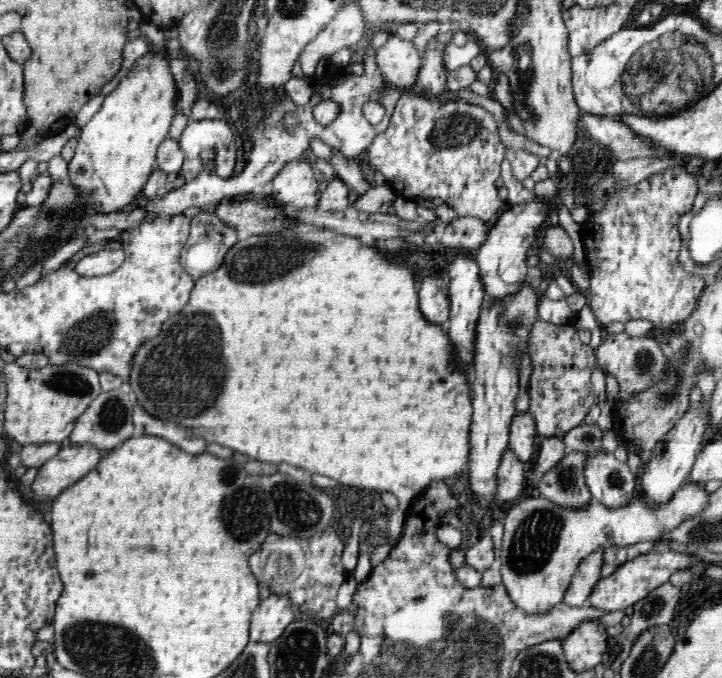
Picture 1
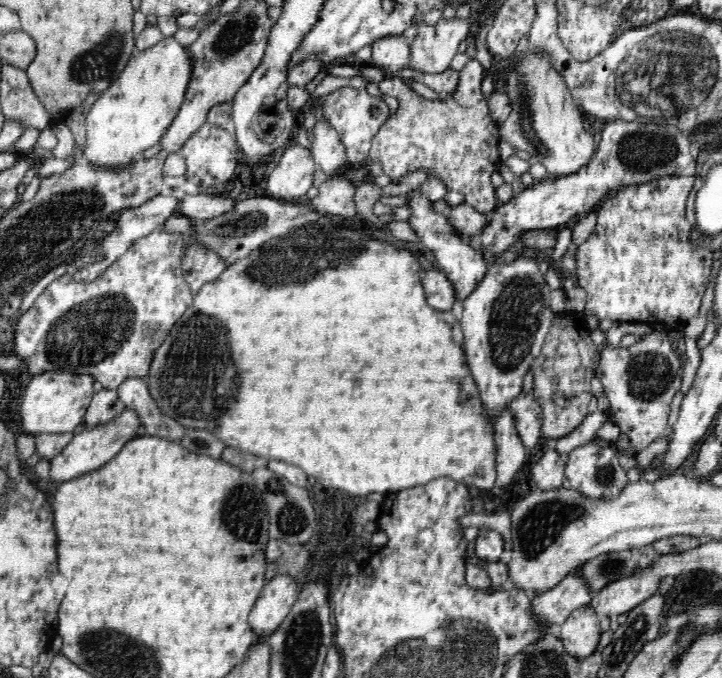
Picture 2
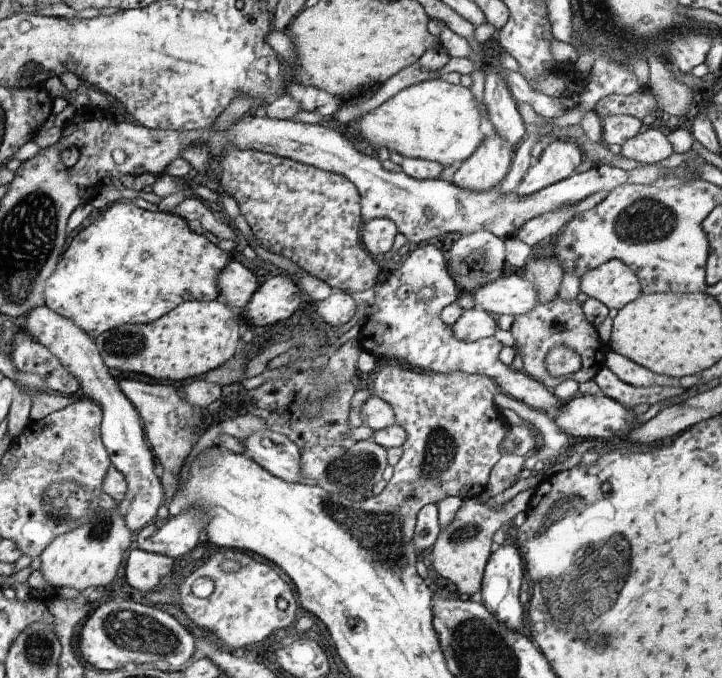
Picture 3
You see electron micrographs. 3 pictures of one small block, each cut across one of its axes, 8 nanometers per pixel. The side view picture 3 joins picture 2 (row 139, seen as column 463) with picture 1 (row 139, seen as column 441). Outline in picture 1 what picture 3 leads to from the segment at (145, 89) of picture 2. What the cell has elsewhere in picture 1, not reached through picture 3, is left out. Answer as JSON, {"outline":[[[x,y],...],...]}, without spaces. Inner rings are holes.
{"outline":[[[147,53],[131,67],[117,88],[104,97],[102,108],[83,126],[75,156],[67,166],[70,185],[78,188],[82,204],[102,214],[118,212],[140,196],[177,110],[174,99],[178,88],[165,58]]]}

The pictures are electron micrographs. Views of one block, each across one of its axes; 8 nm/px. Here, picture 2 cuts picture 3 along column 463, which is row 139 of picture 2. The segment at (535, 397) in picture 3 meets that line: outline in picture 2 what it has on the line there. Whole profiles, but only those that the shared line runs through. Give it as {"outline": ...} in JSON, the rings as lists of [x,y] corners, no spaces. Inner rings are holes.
{"outline":[[[340,88],[326,95],[322,102],[322,112],[327,124],[338,132],[343,146],[346,148],[348,164],[353,166],[367,165],[372,137],[381,129],[390,116],[390,108],[381,96],[371,96],[367,90],[356,90],[356,88]],[[372,106],[378,108],[378,115],[371,113]]]}

